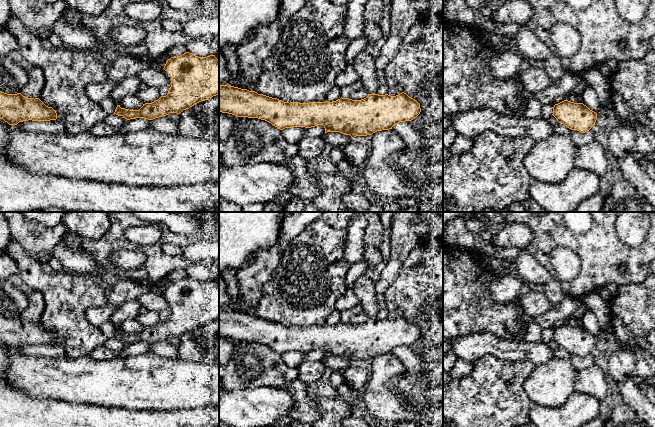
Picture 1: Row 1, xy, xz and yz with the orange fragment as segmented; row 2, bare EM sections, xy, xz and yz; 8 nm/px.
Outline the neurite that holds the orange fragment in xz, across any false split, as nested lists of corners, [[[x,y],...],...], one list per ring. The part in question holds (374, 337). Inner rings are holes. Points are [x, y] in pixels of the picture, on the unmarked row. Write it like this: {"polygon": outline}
{"polygon": [[[227,308],[219,309],[219,336],[265,344],[280,354],[323,349],[325,357],[340,356],[354,362],[411,345],[421,332],[404,316],[396,320],[368,318],[361,324],[341,321],[333,326],[289,327]]]}

